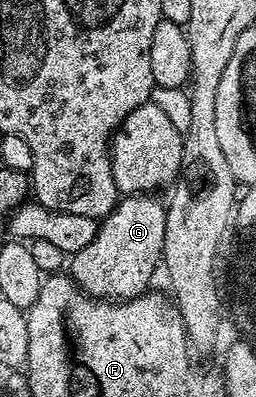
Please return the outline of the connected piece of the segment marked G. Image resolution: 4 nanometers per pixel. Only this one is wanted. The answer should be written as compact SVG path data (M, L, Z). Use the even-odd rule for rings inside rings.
M152 194L130 195L100 220L95 241L72 252L67 271L87 295L102 301L137 299L150 290L149 282L159 271L165 253L166 204Z

